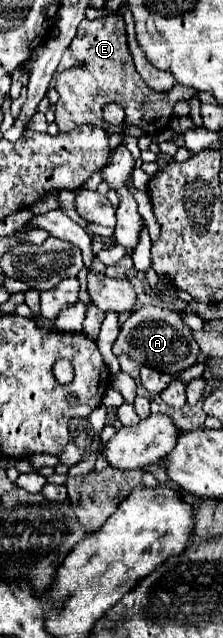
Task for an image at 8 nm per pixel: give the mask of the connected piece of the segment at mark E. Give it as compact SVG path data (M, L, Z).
M101 16L95 20L85 18L69 48L77 58L77 64L57 76L55 90L59 92L59 102L55 104L55 124L59 130L67 132L79 124L103 124L101 106L107 102L117 102L125 108L123 128L139 126L149 134L161 134L167 128L175 102L169 98L169 92L151 90L135 70L127 46L125 20L121 16Z

